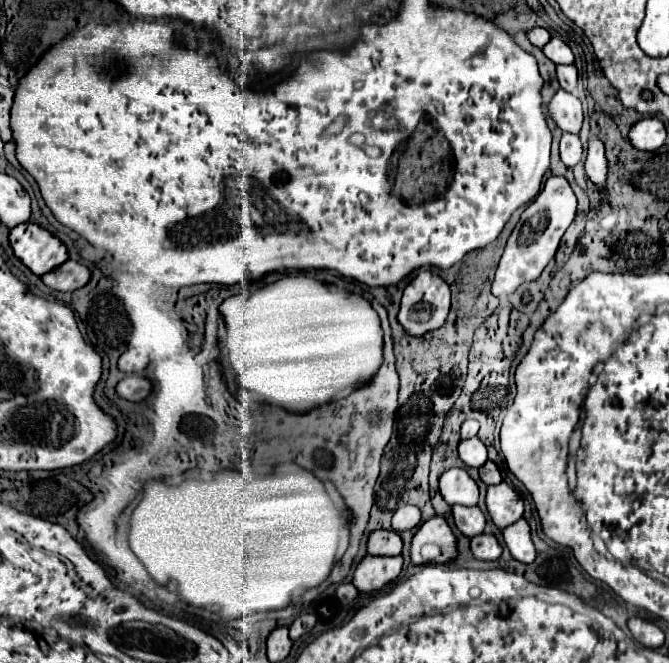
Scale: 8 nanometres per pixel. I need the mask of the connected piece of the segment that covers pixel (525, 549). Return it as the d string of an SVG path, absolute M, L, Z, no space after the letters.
M523 518L503 530L503 540L515 560L523 564L531 564L535 560L535 546L531 542L531 530Z

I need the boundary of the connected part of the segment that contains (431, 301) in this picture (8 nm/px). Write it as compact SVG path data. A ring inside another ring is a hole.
M419 270L403 290L399 324L413 338L441 328L449 314L449 296L449 286L439 276Z

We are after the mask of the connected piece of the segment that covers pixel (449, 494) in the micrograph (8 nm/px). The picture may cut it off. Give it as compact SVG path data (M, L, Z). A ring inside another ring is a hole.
M451 468L441 474L439 490L447 504L475 506L479 500L479 488L475 480L463 468Z

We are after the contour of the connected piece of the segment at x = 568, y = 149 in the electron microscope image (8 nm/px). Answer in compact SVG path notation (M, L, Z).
M563 134L561 142L559 142L559 154L561 154L563 164L573 168L583 156L583 146L581 146L579 138L575 134Z

